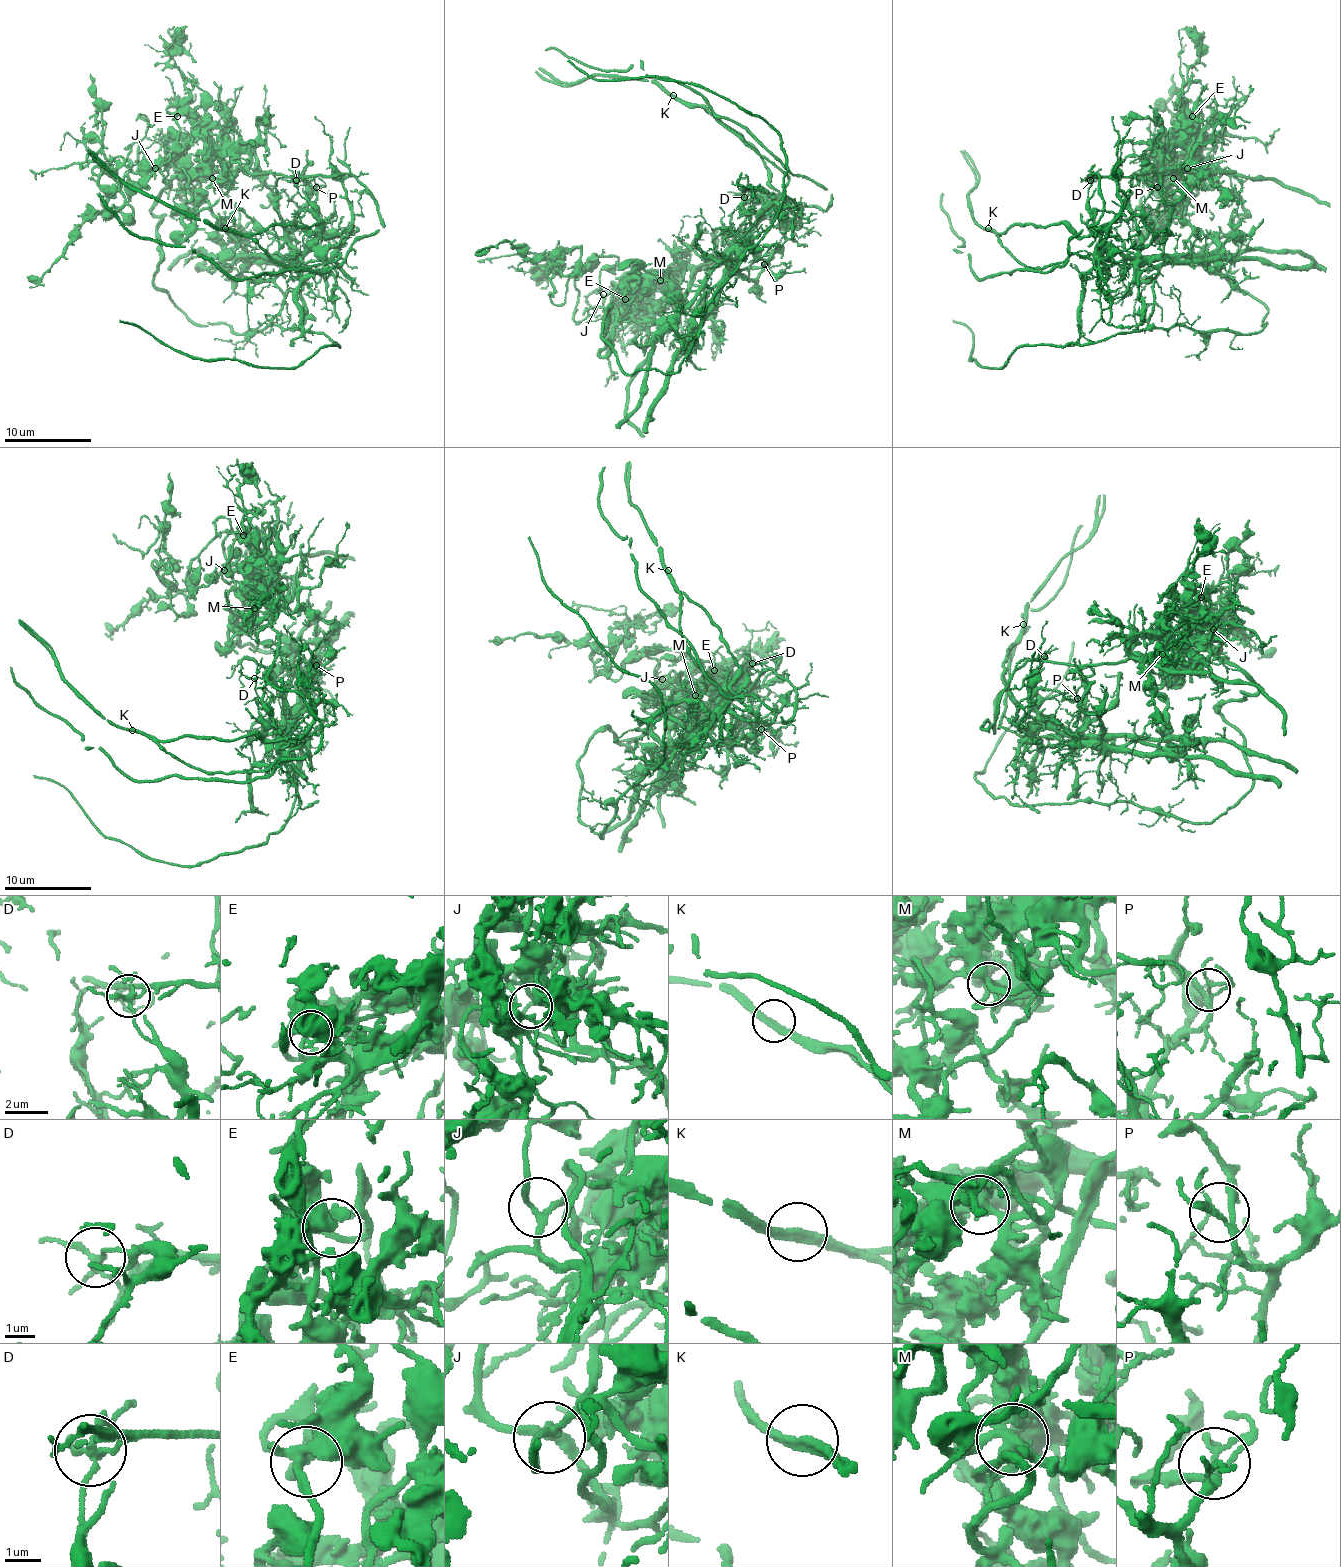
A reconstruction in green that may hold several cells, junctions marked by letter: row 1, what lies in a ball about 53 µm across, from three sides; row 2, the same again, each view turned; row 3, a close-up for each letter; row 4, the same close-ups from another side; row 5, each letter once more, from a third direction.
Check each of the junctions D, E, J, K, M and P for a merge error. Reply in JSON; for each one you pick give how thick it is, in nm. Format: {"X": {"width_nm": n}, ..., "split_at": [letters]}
{"D": {"width_nm": 180}, "K": {"width_nm": 320}, "M": {"width_nm": 360}, "split_at": ["D", "K", "M"]}

